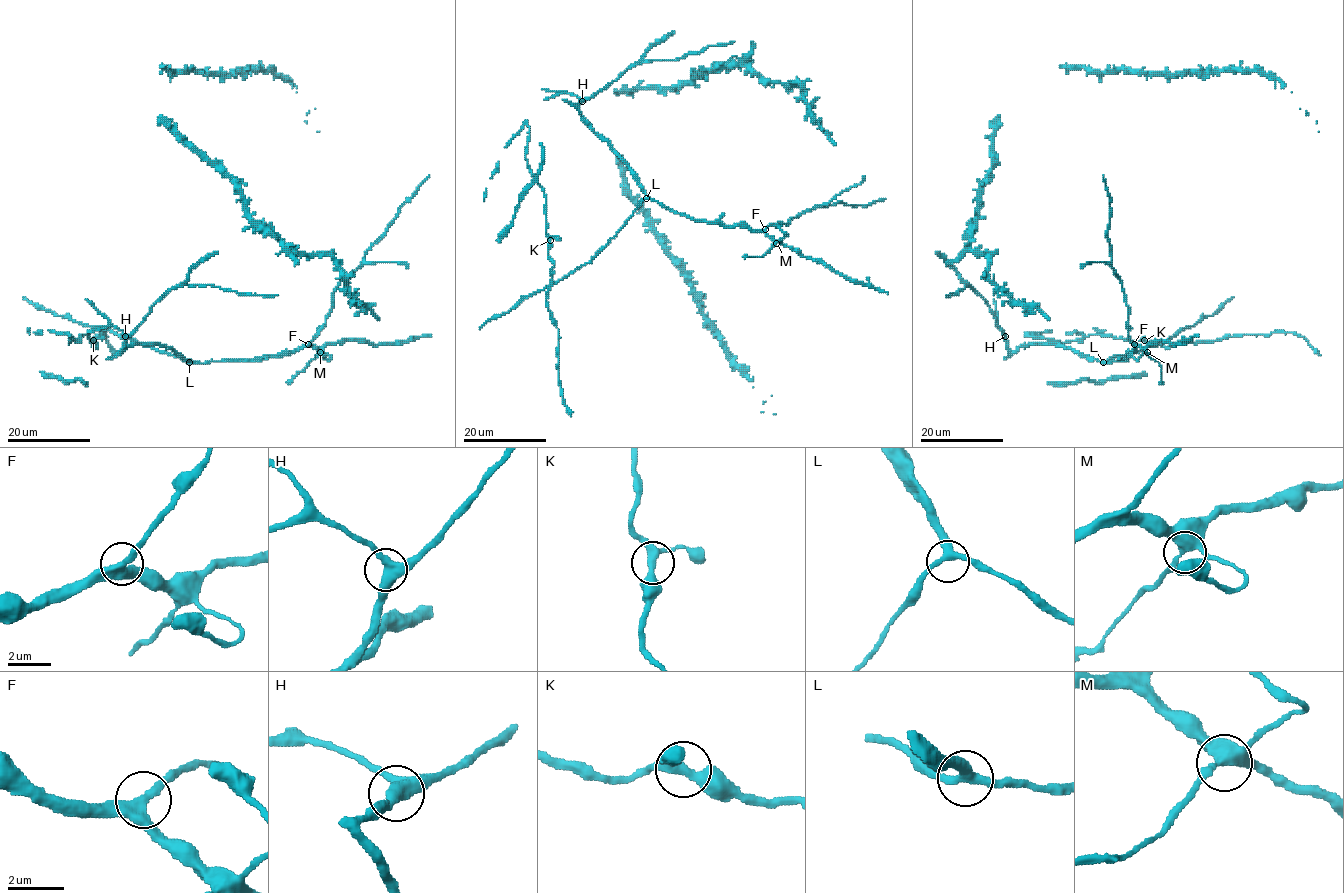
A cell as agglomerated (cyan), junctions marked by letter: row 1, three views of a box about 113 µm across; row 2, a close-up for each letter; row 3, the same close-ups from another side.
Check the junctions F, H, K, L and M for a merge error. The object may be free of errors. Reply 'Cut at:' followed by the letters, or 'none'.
Cut at: none

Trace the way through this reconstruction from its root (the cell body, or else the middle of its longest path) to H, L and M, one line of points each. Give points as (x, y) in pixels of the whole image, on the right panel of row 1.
H: (957, 291), (964, 285), (972, 288), (990, 307), (1005, 336)
L: (957, 291), (967, 285), (985, 301), (1011, 352), (1036, 343), (1060, 344), (1103, 362)
M: (957, 291), (967, 285), (985, 301), (1011, 352), (1060, 344), (1105, 363), (1125, 360), (1136, 347), (1147, 352)

